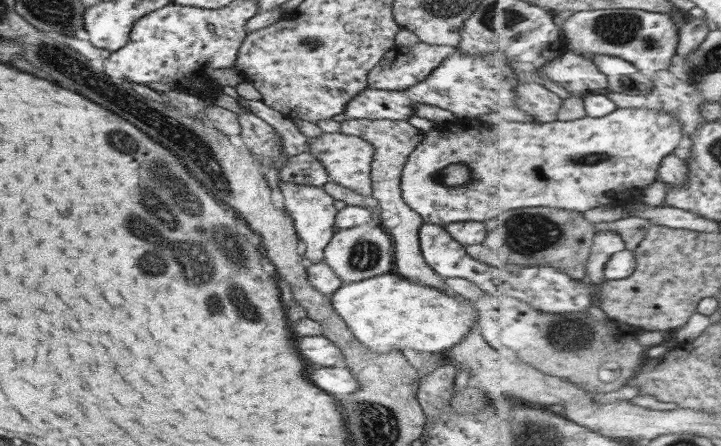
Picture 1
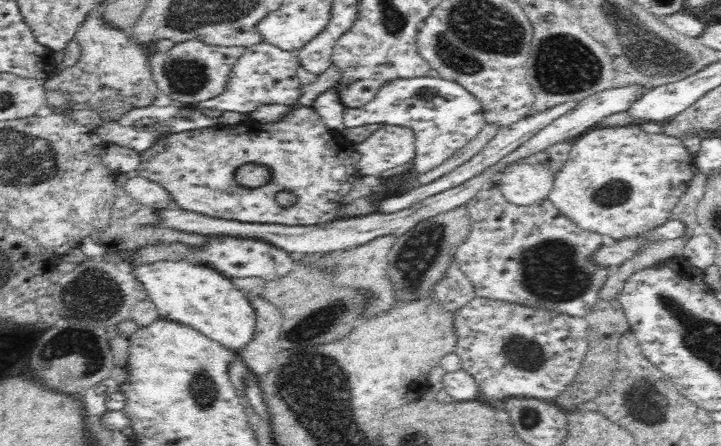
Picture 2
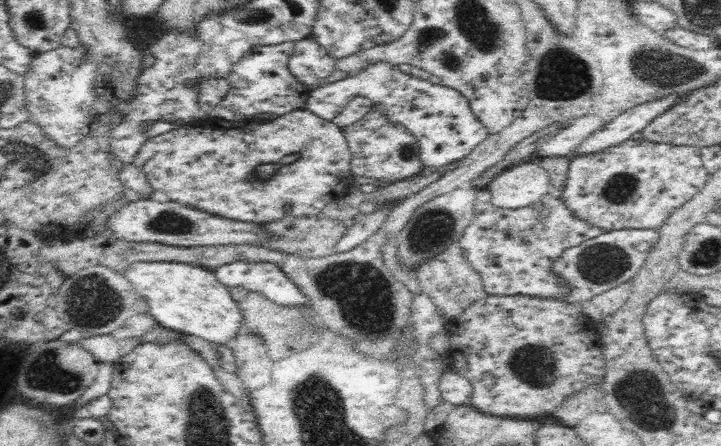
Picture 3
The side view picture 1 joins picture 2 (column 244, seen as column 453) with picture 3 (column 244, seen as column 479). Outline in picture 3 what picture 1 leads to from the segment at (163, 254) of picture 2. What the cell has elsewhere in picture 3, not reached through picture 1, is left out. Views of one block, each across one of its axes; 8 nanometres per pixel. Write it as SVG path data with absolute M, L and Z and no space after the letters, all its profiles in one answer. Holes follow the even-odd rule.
M230 262L216 268L216 278L226 286L240 286L243 292L260 292L278 305L308 305L308 297L272 262Z

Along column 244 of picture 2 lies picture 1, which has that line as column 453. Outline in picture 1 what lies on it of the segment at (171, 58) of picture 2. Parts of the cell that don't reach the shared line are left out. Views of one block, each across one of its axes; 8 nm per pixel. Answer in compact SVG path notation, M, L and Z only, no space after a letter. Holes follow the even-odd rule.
M422 41L410 47L394 46L383 56L382 61L370 70L367 77L367 87L388 91L407 90L410 86L428 78L436 68L441 66L444 59L455 50L456 47L430 45Z

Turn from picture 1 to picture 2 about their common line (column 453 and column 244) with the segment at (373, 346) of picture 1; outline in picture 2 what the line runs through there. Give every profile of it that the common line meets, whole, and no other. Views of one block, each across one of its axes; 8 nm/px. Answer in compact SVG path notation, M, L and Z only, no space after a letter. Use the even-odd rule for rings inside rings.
M162 260L152 264L140 264L132 268L136 280L143 283L148 299L152 301L162 319L168 319L200 330L210 340L216 340L228 348L242 348L254 336L254 308L236 290L234 284L220 272L189 261Z

